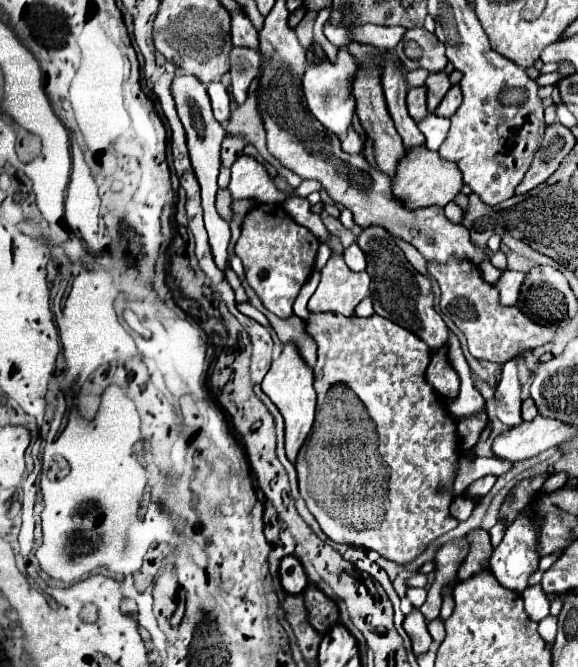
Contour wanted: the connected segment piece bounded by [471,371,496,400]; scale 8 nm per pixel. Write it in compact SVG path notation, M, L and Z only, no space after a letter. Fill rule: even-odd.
M471 371L471 377L476 381L476 388L479 390L485 400L494 398L496 387L486 384L479 376Z

